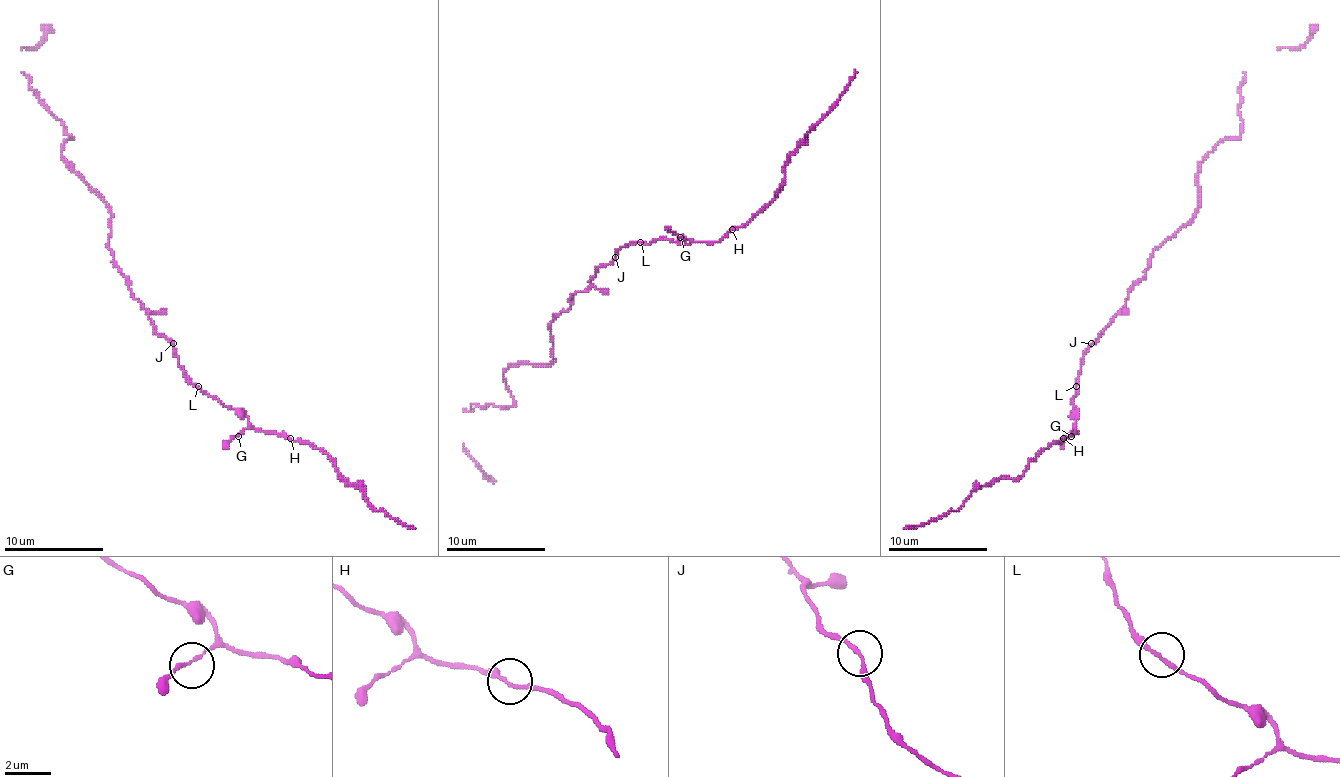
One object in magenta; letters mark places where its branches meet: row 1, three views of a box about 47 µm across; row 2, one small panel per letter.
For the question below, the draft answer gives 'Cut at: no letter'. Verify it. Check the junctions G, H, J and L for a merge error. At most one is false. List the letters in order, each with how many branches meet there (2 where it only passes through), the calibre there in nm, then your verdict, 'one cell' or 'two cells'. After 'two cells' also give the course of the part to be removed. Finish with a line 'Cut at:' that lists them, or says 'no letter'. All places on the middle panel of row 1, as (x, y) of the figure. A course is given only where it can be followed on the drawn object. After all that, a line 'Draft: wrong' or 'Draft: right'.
G: 2 branches meet; 140 nm thick; one cell
H: 2 branches meet; 160 nm thick; one cell
J: 2 branches meet; 160 nm thick; one cell
L: 2 branches meet; 170 nm thick; one cell
Cut at: no letter
Draft: right

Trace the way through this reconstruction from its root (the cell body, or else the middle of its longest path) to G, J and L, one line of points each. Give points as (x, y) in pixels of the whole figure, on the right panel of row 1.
G: (1113, 319), (1083, 356), (1076, 384), (1078, 391), (1073, 396), (1078, 416), (1071, 436)
J: (1113, 319), (1091, 344)
L: (1113, 319), (1083, 356), (1076, 386)

